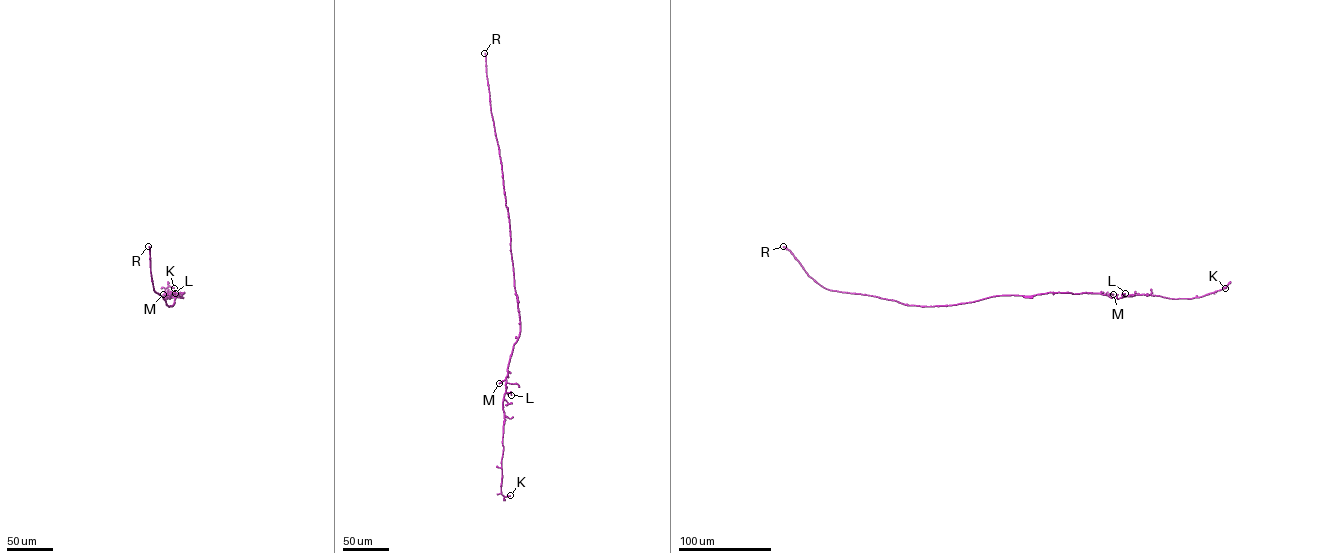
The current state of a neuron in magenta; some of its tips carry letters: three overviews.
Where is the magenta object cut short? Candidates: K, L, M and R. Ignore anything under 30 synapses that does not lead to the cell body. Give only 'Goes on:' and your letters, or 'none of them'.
Goes on: R

